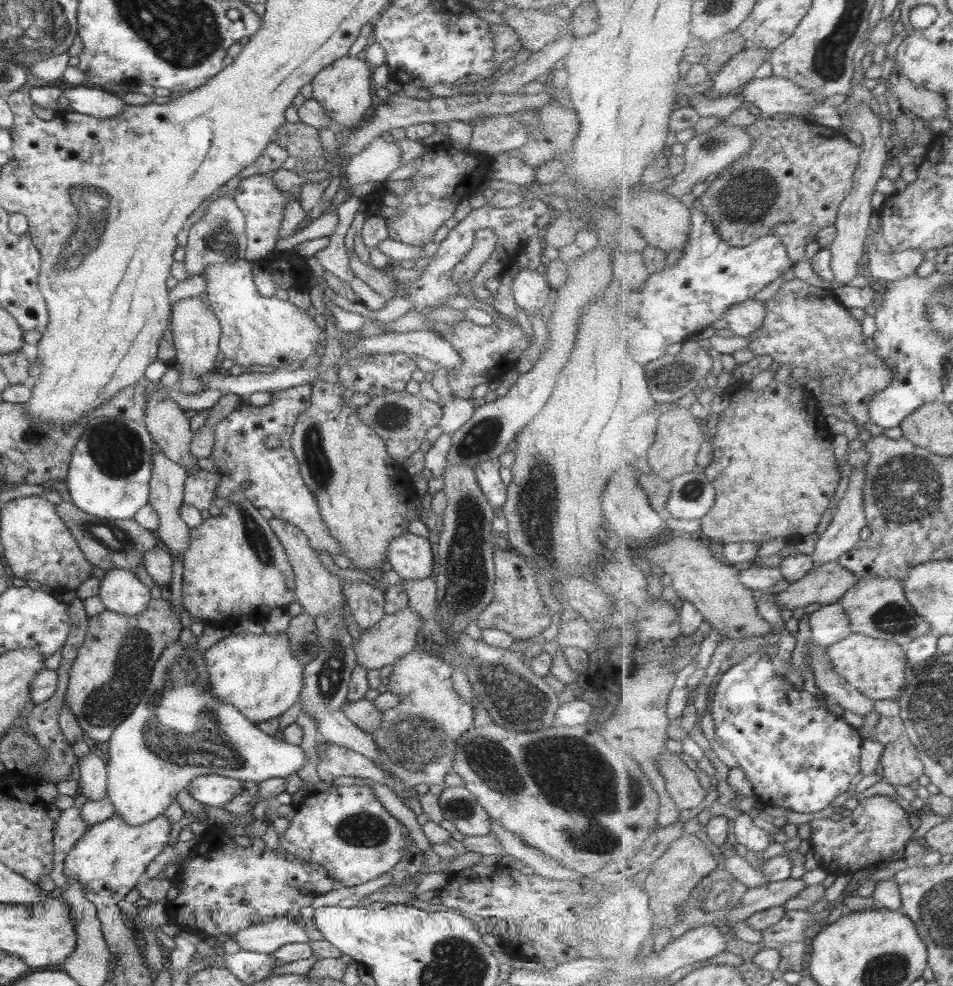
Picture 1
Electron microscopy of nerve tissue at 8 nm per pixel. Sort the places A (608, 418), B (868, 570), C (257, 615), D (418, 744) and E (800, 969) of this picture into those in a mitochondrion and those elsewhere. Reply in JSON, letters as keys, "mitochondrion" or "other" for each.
{"A":"other","B":"other","C":"other","D":"mitochondrion","E":"other"}

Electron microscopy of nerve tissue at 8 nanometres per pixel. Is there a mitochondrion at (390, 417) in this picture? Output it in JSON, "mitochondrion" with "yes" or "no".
{"mitochondrion":"yes"}

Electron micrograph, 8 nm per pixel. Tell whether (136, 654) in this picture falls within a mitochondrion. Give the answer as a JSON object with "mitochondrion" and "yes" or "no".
{"mitochondrion":"yes"}

